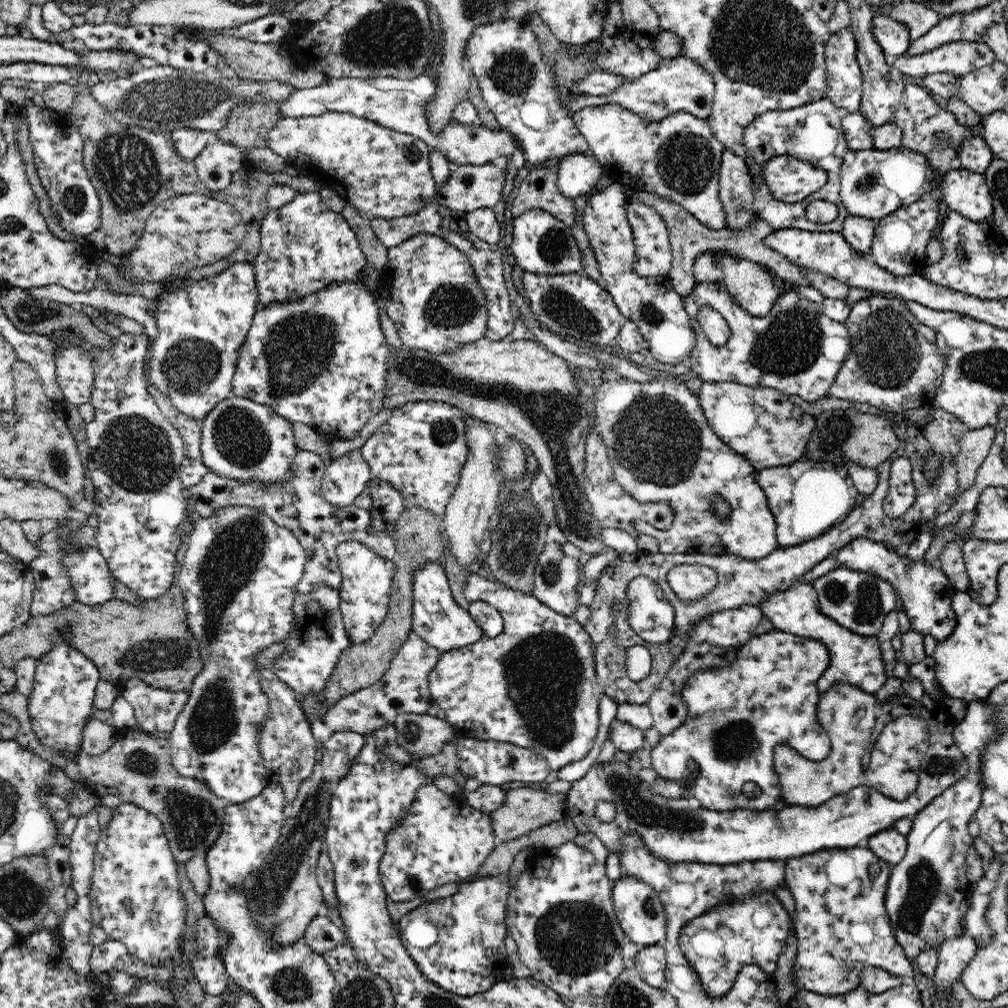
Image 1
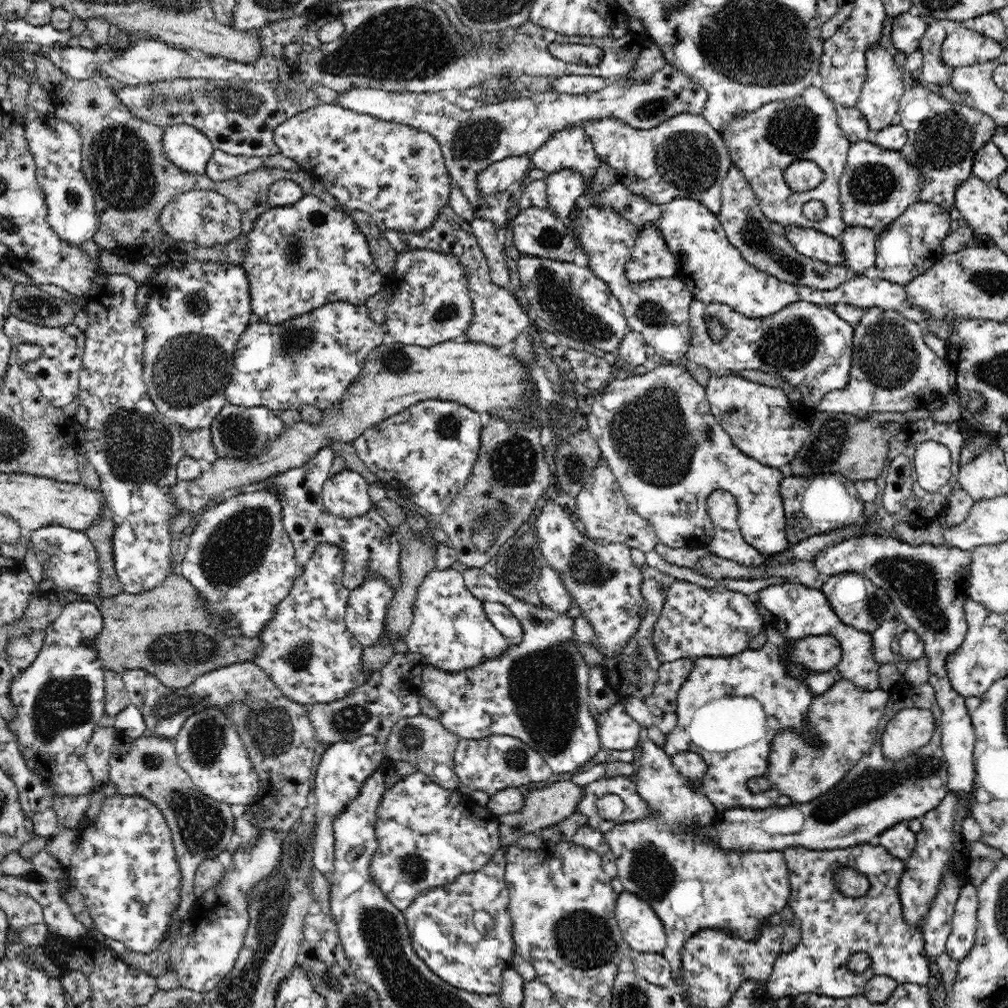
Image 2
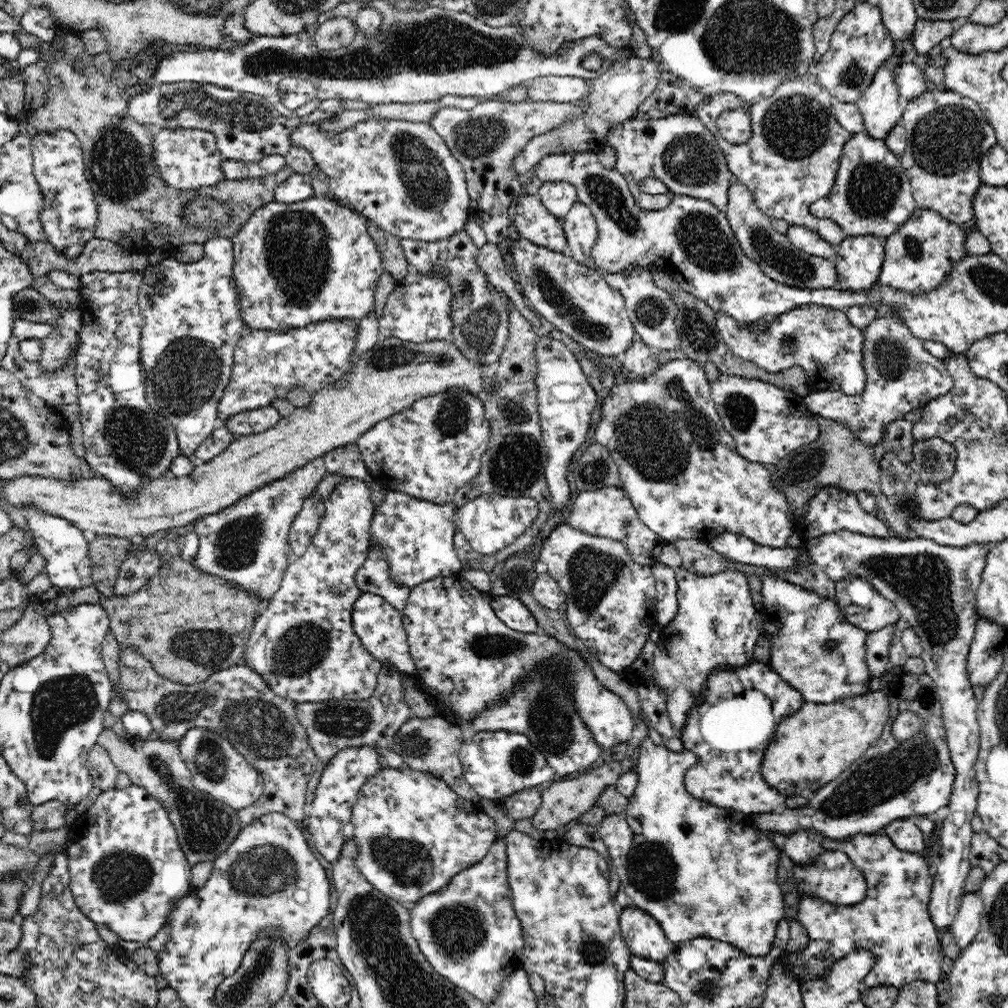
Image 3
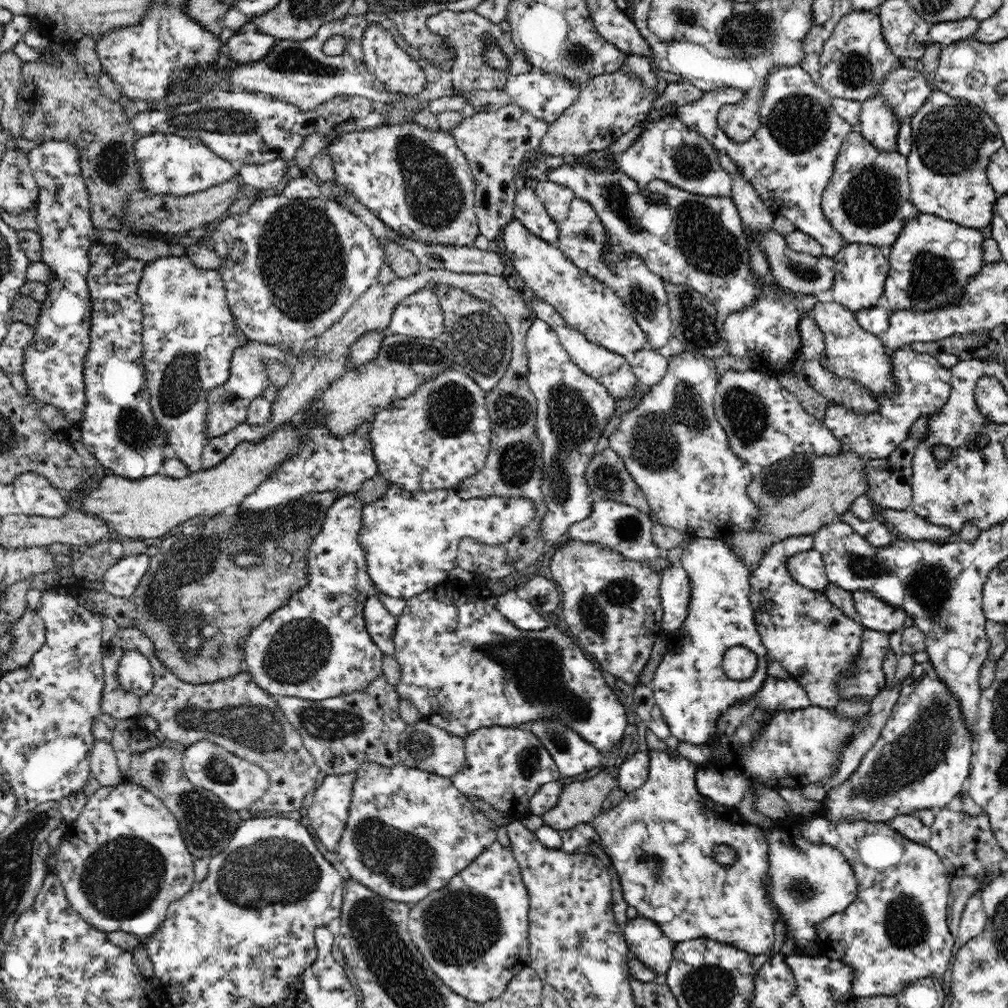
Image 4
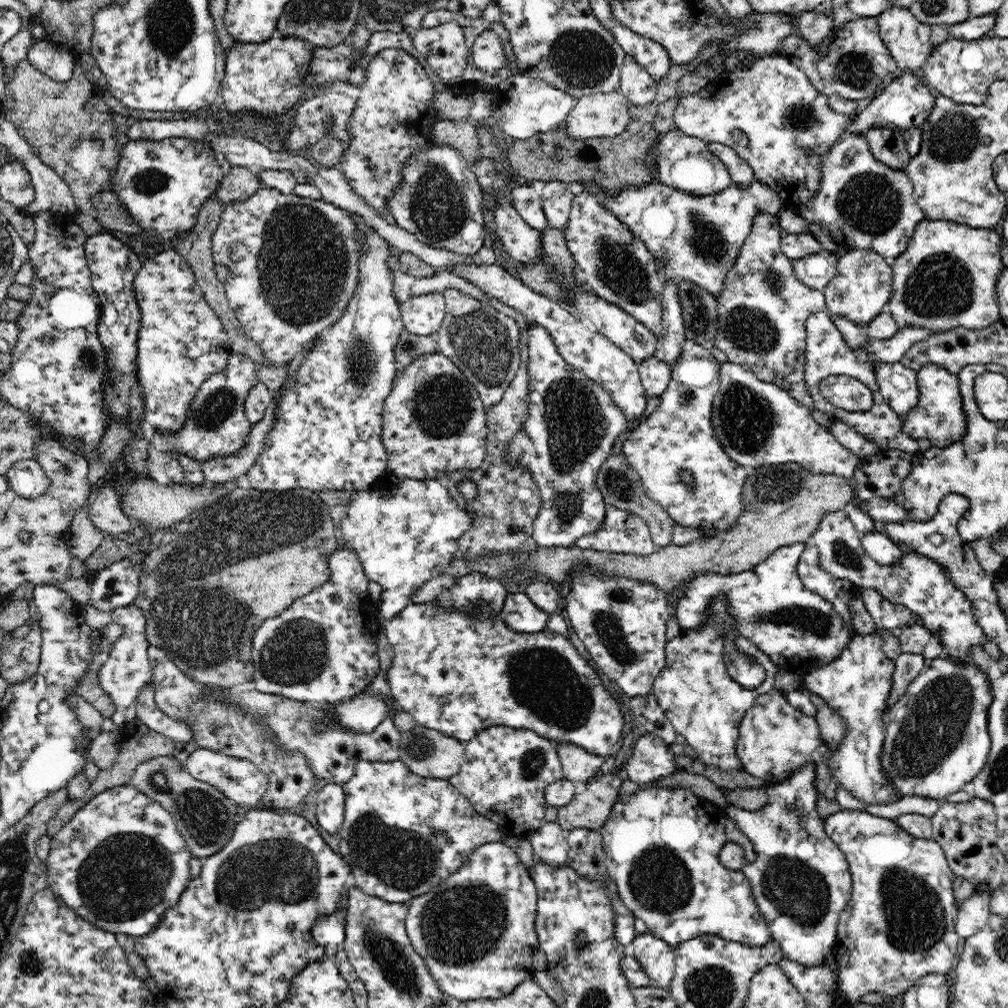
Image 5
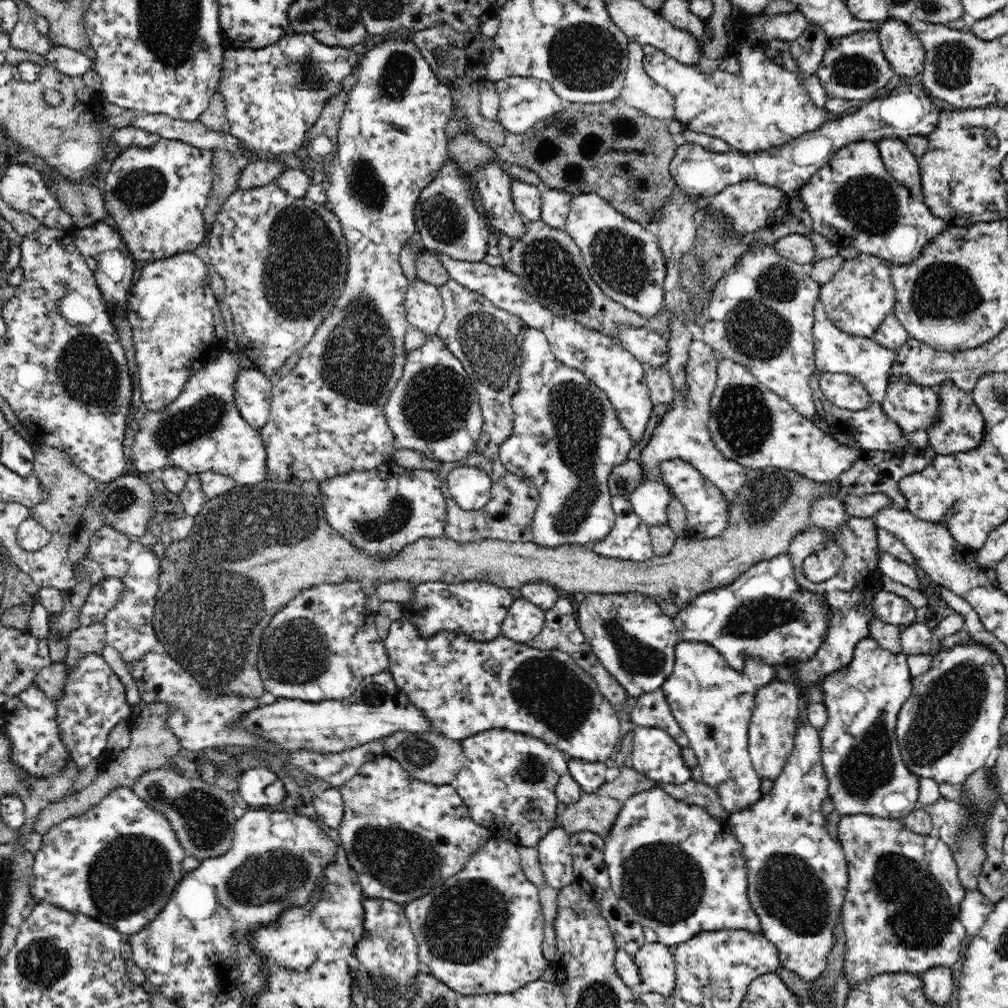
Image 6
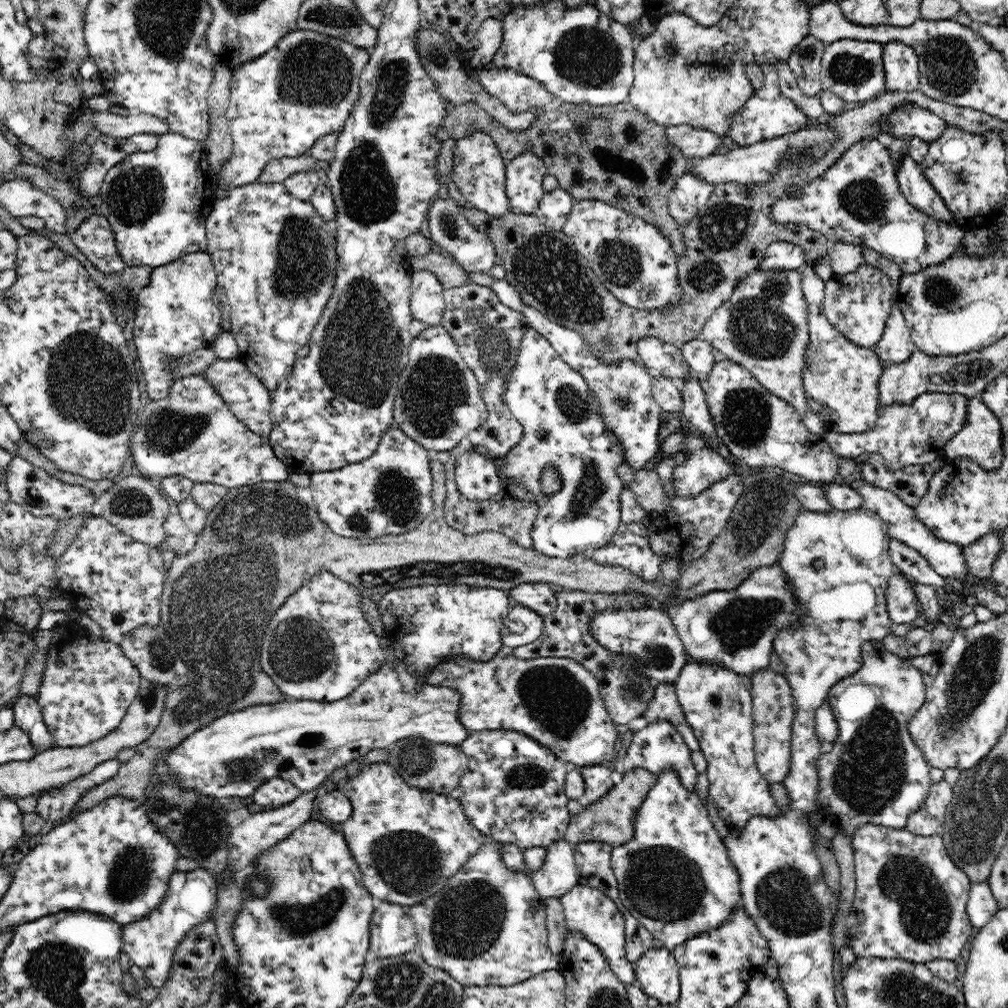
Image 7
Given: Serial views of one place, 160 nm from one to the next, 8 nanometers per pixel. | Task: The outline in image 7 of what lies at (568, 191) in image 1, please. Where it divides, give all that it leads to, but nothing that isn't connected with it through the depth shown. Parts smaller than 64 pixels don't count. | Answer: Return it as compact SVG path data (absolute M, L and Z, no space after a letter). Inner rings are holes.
M560 187L546 191L540 199L536 216L547 227L560 231L576 199Z

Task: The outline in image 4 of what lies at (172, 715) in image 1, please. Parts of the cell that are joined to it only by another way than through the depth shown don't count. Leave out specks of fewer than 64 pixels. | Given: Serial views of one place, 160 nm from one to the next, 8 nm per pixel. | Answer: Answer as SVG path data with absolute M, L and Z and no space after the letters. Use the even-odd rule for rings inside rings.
M136 630L134 636L138 638L140 652L144 652L154 669L152 690L145 695L132 695L122 689L116 675L120 658L114 658L111 648L106 646L102 658L104 690L100 700L101 712L110 714L116 720L135 719L140 714L151 716L158 723L160 734L170 741L190 747L198 740L210 740L246 762L256 764L268 773L272 787L248 808L254 817L258 812L299 811L306 794L316 790L316 780L321 770L316 764L308 764L315 762L315 759L303 746L298 731L282 713L274 696L256 685L248 670L211 683L184 682L156 658L151 638L141 630Z

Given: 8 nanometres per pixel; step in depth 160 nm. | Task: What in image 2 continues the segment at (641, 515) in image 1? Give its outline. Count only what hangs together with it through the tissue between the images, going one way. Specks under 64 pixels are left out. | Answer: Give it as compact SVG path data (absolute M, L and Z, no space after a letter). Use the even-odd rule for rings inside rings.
M604 458L594 467L591 481L587 482L575 496L577 504L577 523L581 529L592 539L607 542L624 542L630 547L639 548L644 554L654 550L659 538L636 511L633 511L618 484L614 473L606 464Z

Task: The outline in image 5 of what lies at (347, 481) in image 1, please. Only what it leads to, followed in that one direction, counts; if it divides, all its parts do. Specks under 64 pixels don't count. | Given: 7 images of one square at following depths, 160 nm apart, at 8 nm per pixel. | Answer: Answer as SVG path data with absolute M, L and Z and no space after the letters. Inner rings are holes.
M341 540L337 549L327 556L327 561L328 582L297 598L280 616L267 618L255 630L251 655L253 680L258 692L315 705L334 704L360 694L376 675L382 674L376 644L379 608L377 600L368 592L369 578L362 563L352 549L341 544Z

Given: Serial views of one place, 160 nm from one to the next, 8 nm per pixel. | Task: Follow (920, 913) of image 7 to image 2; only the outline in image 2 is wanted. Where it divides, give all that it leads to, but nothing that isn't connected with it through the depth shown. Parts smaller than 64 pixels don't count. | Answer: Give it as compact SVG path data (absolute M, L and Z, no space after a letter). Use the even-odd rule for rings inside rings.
M876 843L821 851L792 846L786 848L783 853L790 872L789 905L800 919L801 942L791 953L781 953L778 961L773 965L772 974L766 983L768 993L773 1000L782 996L795 997L808 993L822 994L832 998L862 995L866 982L873 976L887 976L896 980L898 984L927 984L934 973L934 961L926 956L923 933L919 926L910 926L903 920L900 904L899 882L906 870L905 861L892 856L883 846ZM841 867L850 867L868 878L869 889L864 896L852 898L837 892L832 877ZM856 952L866 952L872 963L864 972L850 975L846 968L846 961L850 960L850 956Z

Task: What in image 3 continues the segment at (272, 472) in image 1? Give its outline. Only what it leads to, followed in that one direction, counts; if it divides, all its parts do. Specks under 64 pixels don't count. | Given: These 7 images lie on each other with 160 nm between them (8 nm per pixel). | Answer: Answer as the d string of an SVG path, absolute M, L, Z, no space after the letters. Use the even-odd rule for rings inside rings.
M272 406L262 407L254 410L243 410L232 415L221 424L229 430L234 438L248 436L248 434L258 434L276 426L281 419L278 410Z

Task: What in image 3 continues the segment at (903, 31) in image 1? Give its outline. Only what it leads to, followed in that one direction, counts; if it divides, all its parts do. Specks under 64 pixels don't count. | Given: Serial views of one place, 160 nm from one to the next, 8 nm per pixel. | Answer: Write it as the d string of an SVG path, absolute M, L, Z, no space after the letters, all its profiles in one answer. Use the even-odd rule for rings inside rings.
M918 19L910 41L921 59L942 44L947 44L953 32L950 21Z

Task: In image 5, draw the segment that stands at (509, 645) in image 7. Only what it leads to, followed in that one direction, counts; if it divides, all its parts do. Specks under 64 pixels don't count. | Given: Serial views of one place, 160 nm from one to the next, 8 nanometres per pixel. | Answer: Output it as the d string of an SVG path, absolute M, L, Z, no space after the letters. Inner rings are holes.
M525 592L508 593L504 599L500 618L518 633L534 634L546 629L549 613L540 610Z

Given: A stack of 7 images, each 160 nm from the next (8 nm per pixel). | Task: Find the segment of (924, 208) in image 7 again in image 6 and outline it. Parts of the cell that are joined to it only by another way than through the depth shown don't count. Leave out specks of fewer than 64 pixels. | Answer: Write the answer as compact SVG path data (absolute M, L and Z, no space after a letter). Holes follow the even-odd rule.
M887 138L879 141L877 145L886 170L896 181L908 187L912 195L923 200L919 162L917 156L908 149L905 141L898 138Z

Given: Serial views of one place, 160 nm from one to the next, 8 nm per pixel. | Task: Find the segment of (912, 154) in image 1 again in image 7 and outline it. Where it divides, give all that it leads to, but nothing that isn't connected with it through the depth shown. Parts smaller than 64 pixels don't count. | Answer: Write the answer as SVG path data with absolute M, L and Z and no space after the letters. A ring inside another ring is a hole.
M866 139L848 147L822 176L808 182L796 194L778 198L770 206L770 220L782 224L806 225L820 232L830 242L867 246L893 261L905 274L916 274L934 264L948 260L964 238L965 228L959 224L936 221L930 215L912 206L900 190L895 165L887 147L878 139Z

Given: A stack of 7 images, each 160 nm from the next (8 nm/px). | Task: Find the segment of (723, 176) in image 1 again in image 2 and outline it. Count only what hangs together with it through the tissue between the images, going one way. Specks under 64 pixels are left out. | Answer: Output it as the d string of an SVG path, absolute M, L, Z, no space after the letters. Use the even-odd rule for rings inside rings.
M732 163L726 178L721 182L721 209L717 214L725 235L742 257L756 269L763 270L782 282L794 286L808 286L814 290L835 290L850 280L849 270L842 266L832 266L800 255L785 235L770 229L771 220L763 215L756 195L736 164Z

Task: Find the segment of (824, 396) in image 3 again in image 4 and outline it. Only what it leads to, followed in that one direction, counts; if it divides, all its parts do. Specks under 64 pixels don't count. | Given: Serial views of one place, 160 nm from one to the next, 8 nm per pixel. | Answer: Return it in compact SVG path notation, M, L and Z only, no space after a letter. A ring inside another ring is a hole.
M908 345L897 348L889 355L892 363L892 379L898 387L896 396L877 396L879 407L869 413L860 413L838 403L825 402L822 422L839 438L843 445L858 453L862 460L888 458L896 447L910 435L909 430L920 416L929 417L950 398L952 375L929 354L912 351Z

